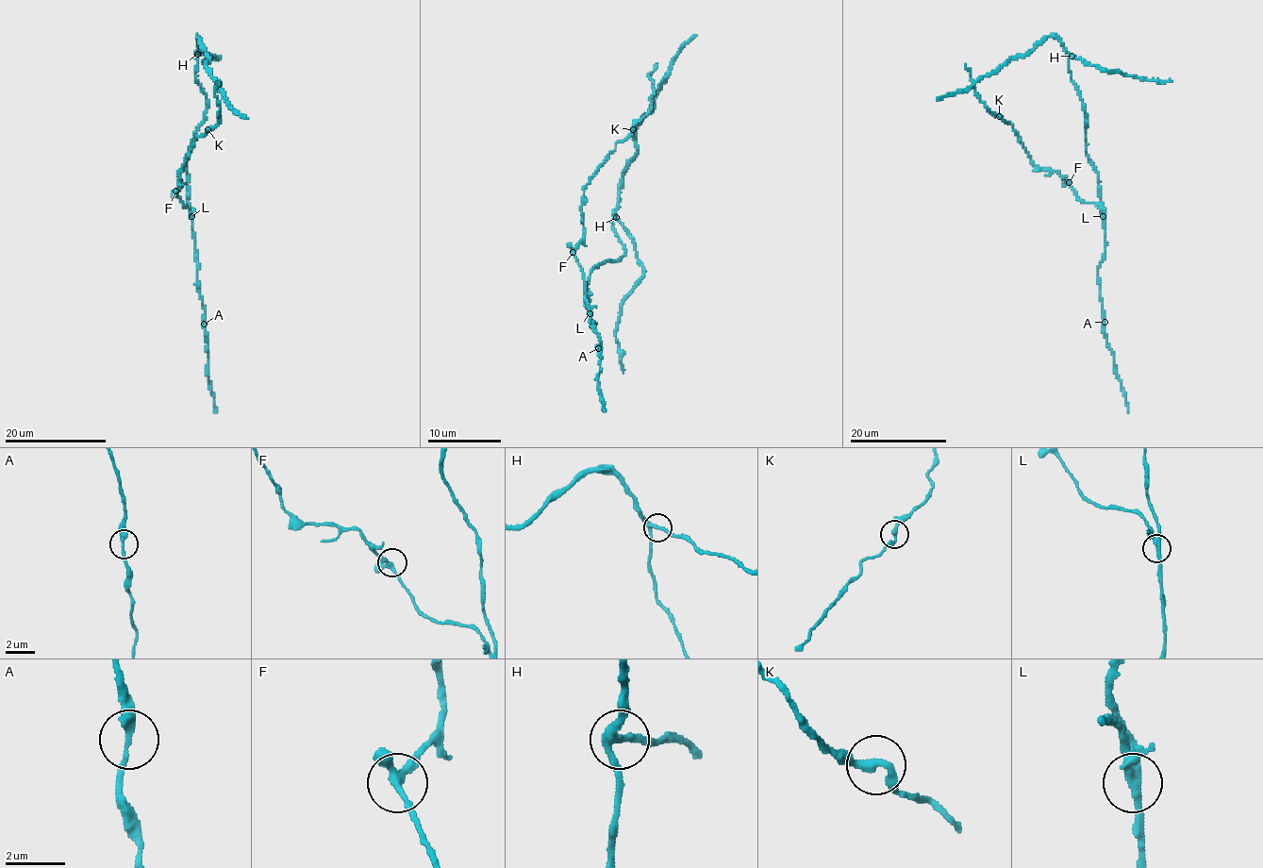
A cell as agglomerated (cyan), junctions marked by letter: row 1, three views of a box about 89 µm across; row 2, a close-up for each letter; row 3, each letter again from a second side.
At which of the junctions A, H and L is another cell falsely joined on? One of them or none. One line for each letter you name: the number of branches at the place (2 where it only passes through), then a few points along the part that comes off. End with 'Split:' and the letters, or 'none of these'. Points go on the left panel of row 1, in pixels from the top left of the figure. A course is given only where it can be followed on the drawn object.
L: branches 3; course (191, 216), (191, 210), (176, 195), (181, 186), (179, 172), (194, 141), (219, 121), (215, 94), (220, 81)
Split: L

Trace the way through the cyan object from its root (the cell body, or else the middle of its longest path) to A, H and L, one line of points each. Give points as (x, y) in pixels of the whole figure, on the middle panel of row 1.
A: (589, 275), (586, 304), (591, 327), (594, 322), (592, 329), (600, 341), (599, 348)
H: (589, 275), (601, 262), (617, 259), (625, 251), (612, 225), (614, 214), (616, 217)
L: (589, 275), (587, 289), (589, 294), (586, 304), (590, 313)

